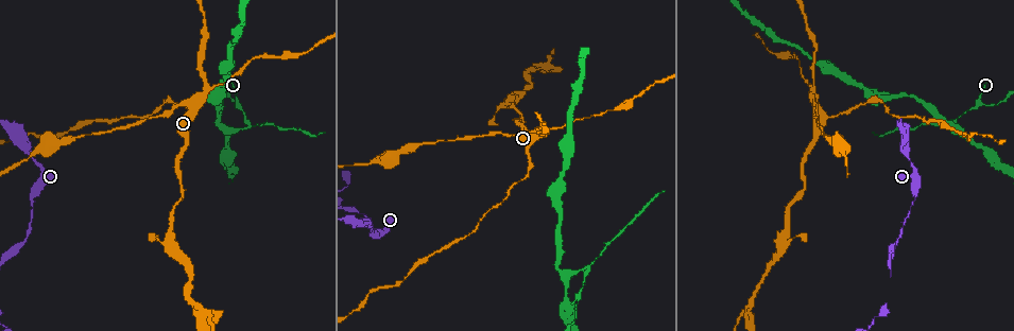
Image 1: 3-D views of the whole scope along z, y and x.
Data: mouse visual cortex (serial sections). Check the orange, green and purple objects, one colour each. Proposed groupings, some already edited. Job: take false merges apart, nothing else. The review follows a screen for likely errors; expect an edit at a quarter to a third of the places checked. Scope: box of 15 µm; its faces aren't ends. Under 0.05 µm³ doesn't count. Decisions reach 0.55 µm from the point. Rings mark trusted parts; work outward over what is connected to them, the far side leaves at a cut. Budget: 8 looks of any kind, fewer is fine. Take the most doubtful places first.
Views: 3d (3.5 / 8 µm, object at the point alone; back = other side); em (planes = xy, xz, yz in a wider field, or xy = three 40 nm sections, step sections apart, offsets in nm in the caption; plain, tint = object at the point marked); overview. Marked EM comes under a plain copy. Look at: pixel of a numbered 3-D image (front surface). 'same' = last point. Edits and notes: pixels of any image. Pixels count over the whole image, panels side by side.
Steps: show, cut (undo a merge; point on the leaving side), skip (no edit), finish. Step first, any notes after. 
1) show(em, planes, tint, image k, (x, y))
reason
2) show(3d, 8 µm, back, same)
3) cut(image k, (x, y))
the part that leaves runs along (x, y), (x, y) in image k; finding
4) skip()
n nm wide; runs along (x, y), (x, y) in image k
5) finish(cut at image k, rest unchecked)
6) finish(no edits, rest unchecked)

show(3d, 3.5 µm, image 1, (589, 269))
branch point

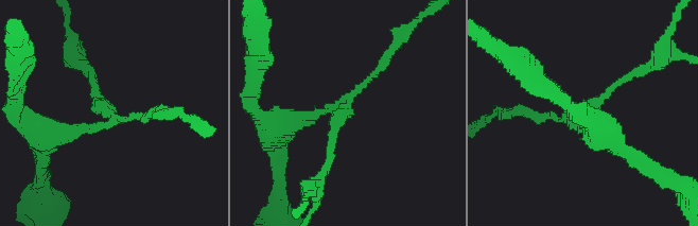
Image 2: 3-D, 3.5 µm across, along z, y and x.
show(em, xy, step 3, tint, image 2, (341, 114))
3 arms; arms of 100, 150, 250 nm

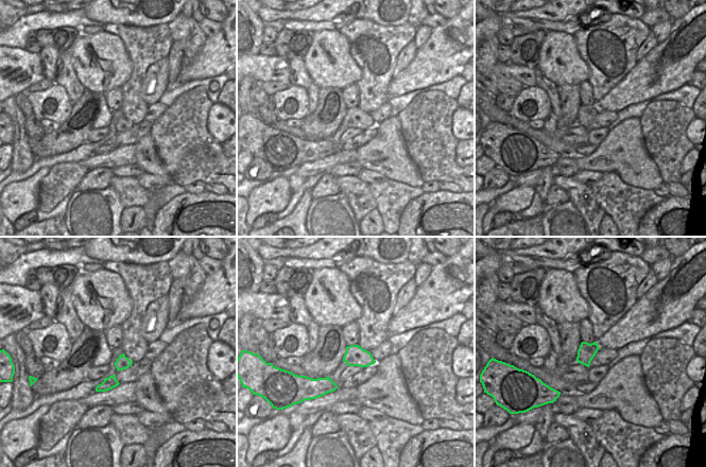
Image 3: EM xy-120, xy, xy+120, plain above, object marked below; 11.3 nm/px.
cut(image 2, (304, 115))
a second cell is stuck on

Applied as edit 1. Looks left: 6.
show(overview)
redraw

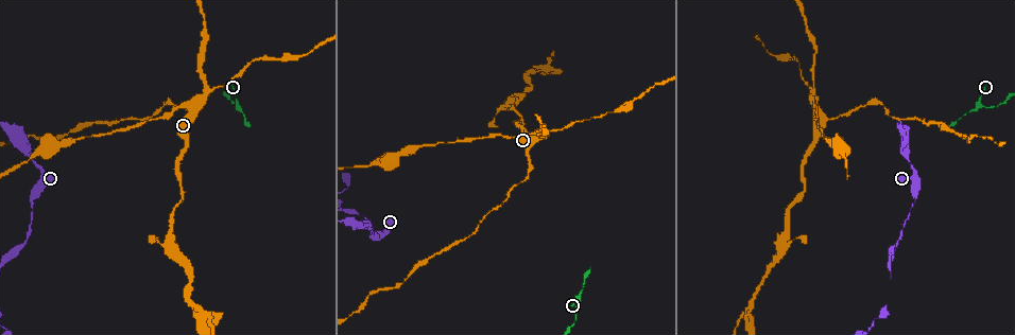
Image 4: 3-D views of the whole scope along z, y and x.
show(3d, 8 µm, back, image 4, (813, 91))
a fork

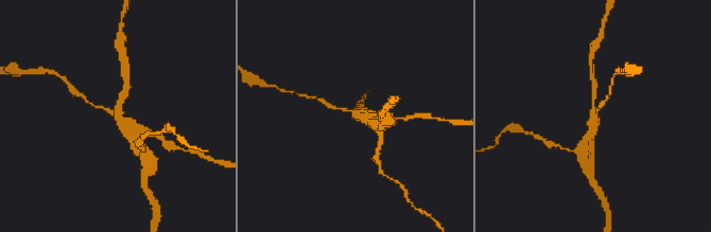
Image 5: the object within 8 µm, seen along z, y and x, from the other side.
show(3d, 3.5 µm, image 5, (117, 116))

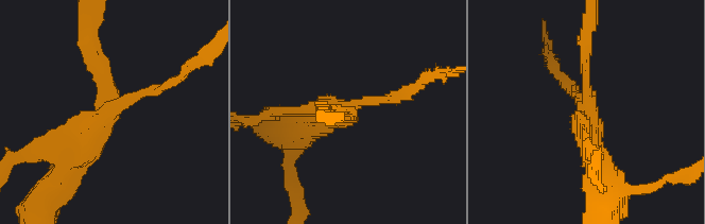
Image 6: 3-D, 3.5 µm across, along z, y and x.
show(em, xy, step 3, tint, image 6, (586, 107))
3 arms; arms of 150, 150, 300 nm; shape alone is not enough

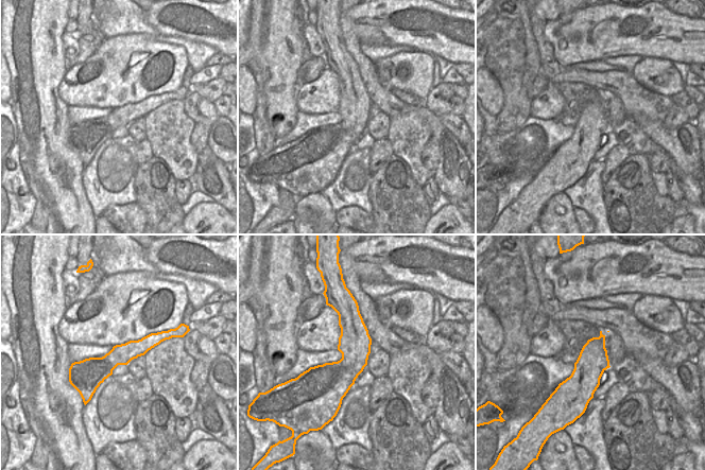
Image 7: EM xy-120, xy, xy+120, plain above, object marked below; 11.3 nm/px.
cut(image 6, (152, 89))
two cells meet here

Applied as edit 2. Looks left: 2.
finish(cut at image 2, cut at image 6, rest unchecked)

